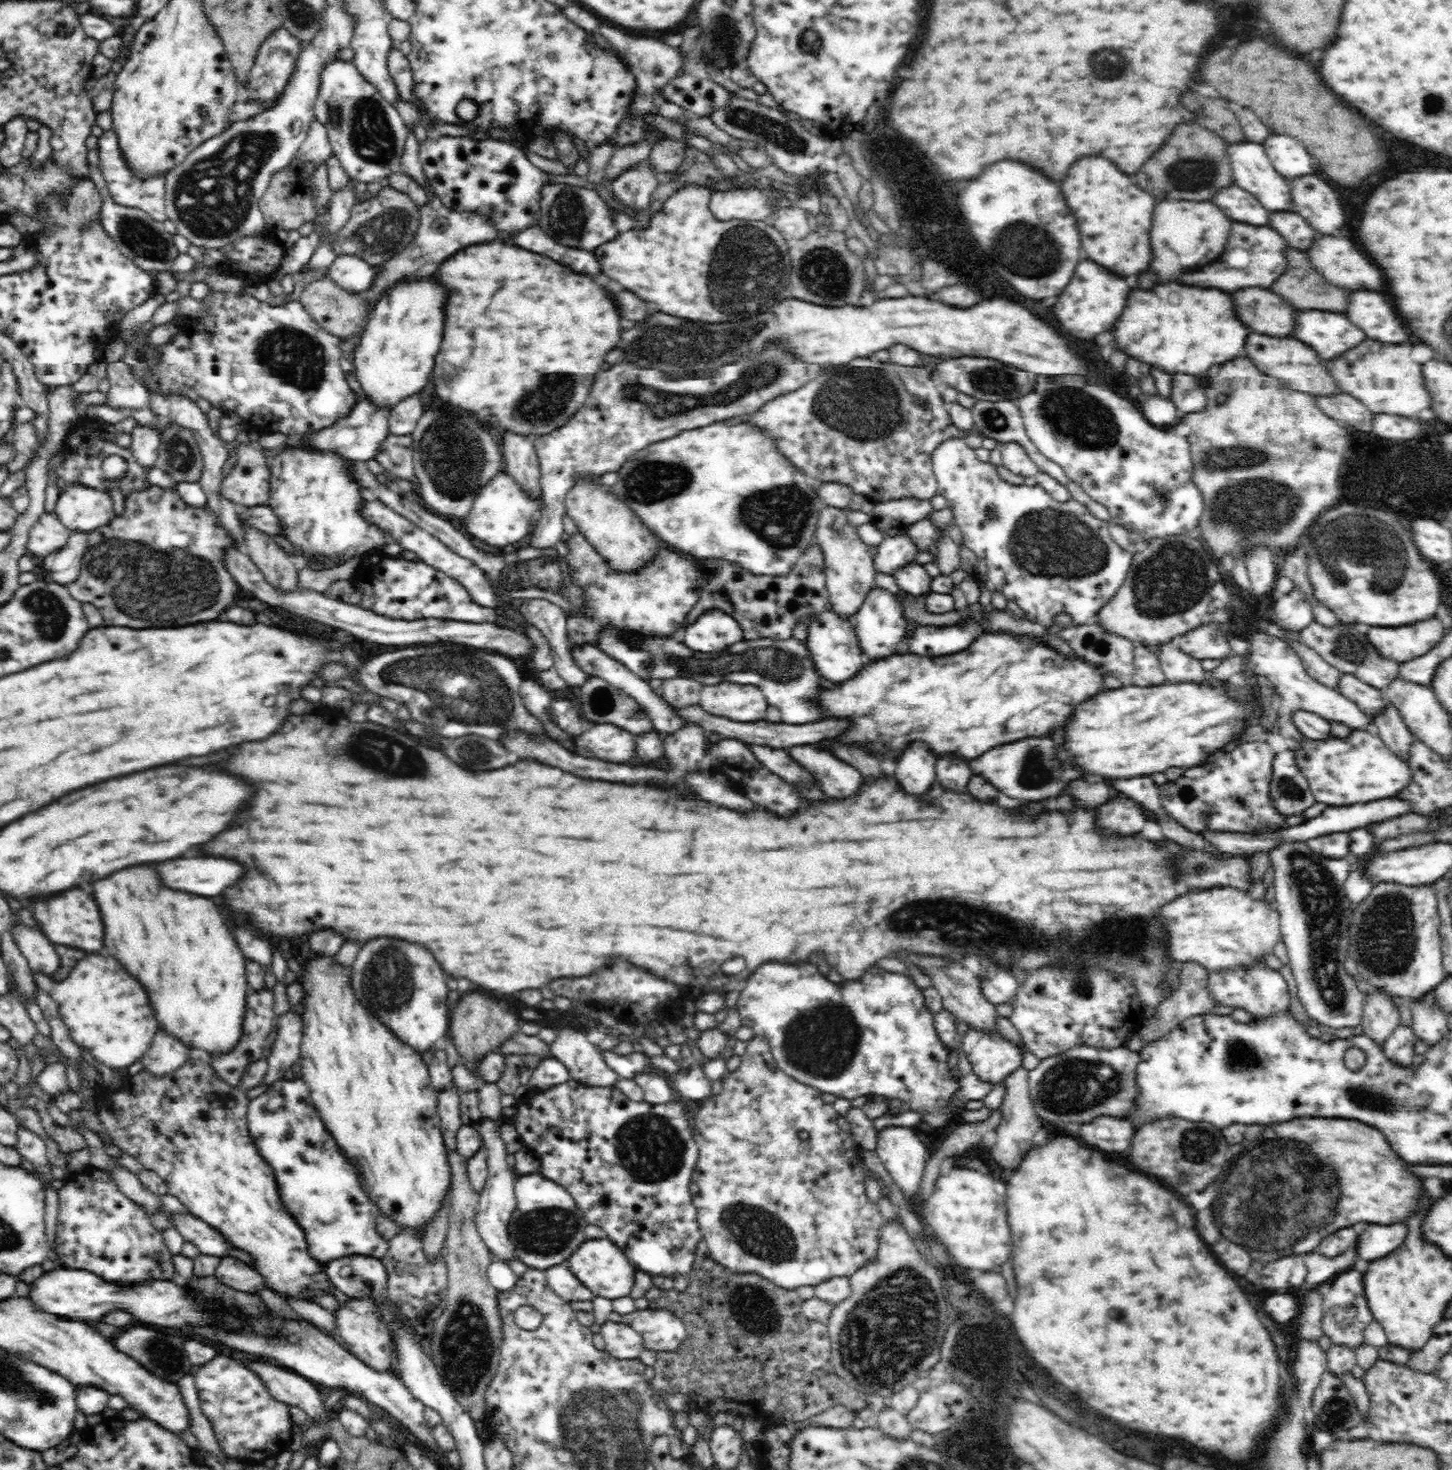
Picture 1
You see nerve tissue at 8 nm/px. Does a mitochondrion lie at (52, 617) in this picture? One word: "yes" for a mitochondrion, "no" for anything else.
yes

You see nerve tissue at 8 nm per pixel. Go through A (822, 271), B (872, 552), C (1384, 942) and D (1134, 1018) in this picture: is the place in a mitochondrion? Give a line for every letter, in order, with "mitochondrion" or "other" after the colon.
A: mitochondrion
B: other
C: mitochondrion
D: other

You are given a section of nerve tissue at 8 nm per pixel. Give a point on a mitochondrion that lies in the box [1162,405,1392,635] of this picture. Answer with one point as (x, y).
(1234, 513)

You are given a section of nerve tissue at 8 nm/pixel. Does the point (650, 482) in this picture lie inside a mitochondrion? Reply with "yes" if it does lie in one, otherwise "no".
yes

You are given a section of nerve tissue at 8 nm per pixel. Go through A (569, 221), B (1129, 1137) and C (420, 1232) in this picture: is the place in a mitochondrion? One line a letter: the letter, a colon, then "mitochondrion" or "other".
A: mitochondrion
B: other
C: other

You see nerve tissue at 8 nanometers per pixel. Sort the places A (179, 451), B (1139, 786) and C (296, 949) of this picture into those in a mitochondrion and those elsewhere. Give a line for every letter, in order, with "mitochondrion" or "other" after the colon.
A: mitochondrion
B: other
C: other

